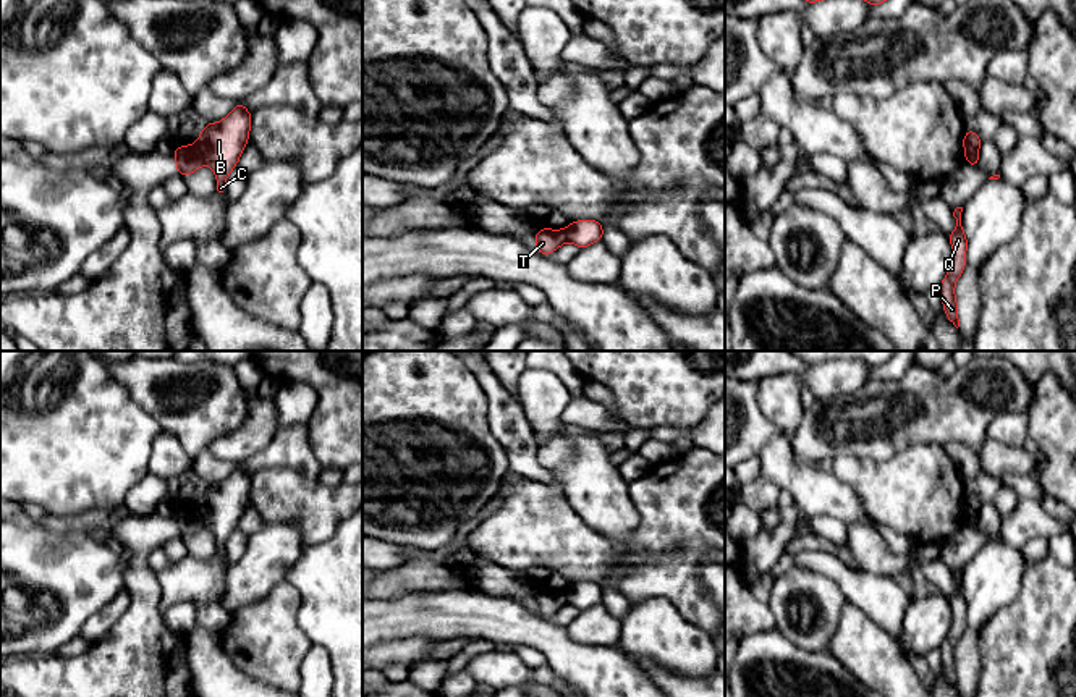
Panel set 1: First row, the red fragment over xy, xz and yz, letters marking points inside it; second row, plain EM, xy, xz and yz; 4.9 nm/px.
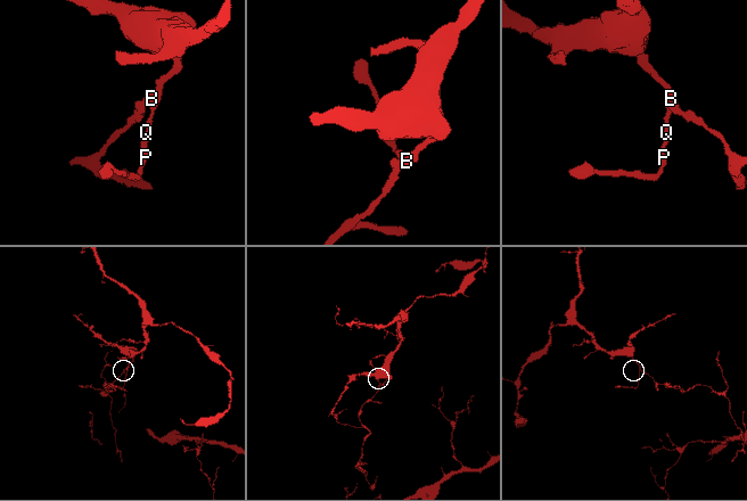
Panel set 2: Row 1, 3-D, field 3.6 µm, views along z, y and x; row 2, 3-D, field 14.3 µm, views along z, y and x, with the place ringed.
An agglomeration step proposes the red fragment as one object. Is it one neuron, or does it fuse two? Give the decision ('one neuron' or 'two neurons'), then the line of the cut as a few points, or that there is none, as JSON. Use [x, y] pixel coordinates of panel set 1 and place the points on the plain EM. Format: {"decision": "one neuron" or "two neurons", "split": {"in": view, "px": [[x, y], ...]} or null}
{"decision": "two neurons", "split": {"in": "xy", "px": [[194, 506], [206, 524]]}}

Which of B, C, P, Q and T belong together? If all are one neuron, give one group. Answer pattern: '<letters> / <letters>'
B C P Q / T

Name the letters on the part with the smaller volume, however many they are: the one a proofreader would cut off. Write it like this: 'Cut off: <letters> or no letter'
Cut off: T

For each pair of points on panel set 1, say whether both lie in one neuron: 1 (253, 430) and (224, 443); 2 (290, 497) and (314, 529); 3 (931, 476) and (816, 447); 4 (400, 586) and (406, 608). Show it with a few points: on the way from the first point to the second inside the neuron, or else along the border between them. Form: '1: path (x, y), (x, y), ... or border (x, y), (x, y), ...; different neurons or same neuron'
1: path (246, 437), (240, 443), (230, 443); same neuron
2: path (298, 505), (314, 521); same neuron
3: border (889, 458), (835, 456), (827, 464); different neurons
4: border (440, 591), (408, 591), (403, 594); different neurons

